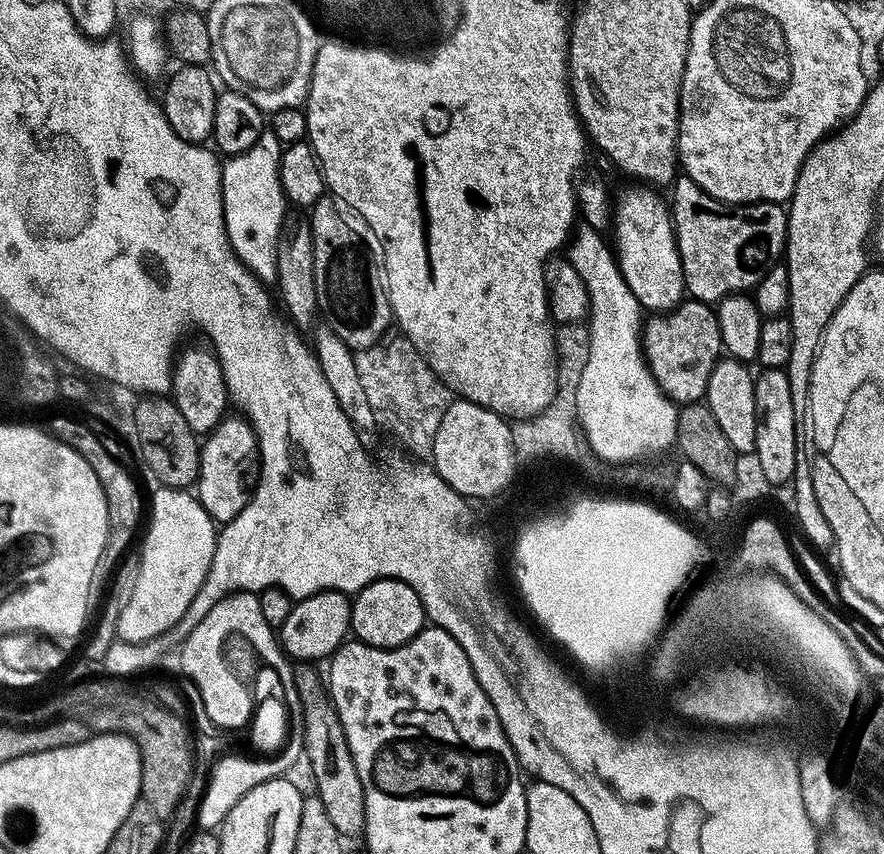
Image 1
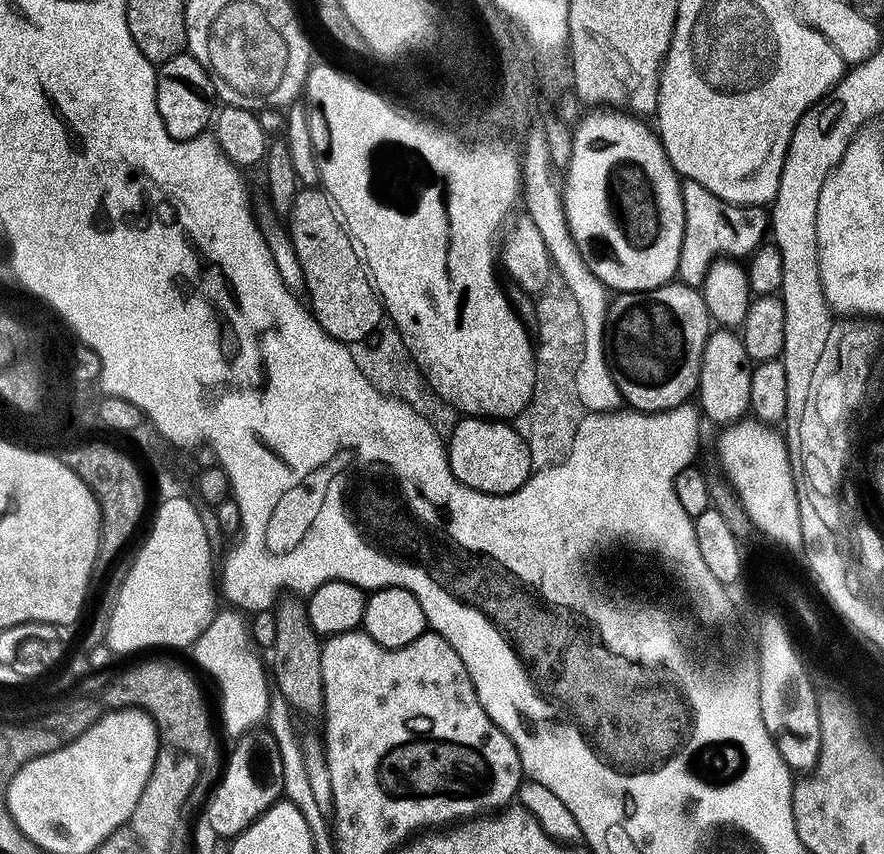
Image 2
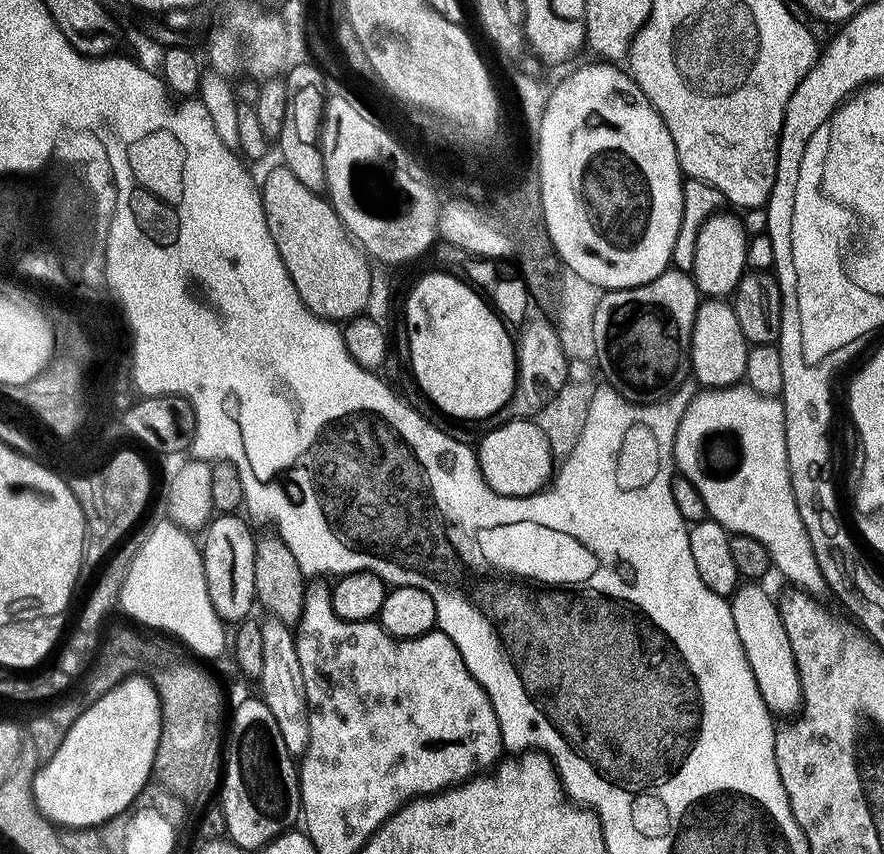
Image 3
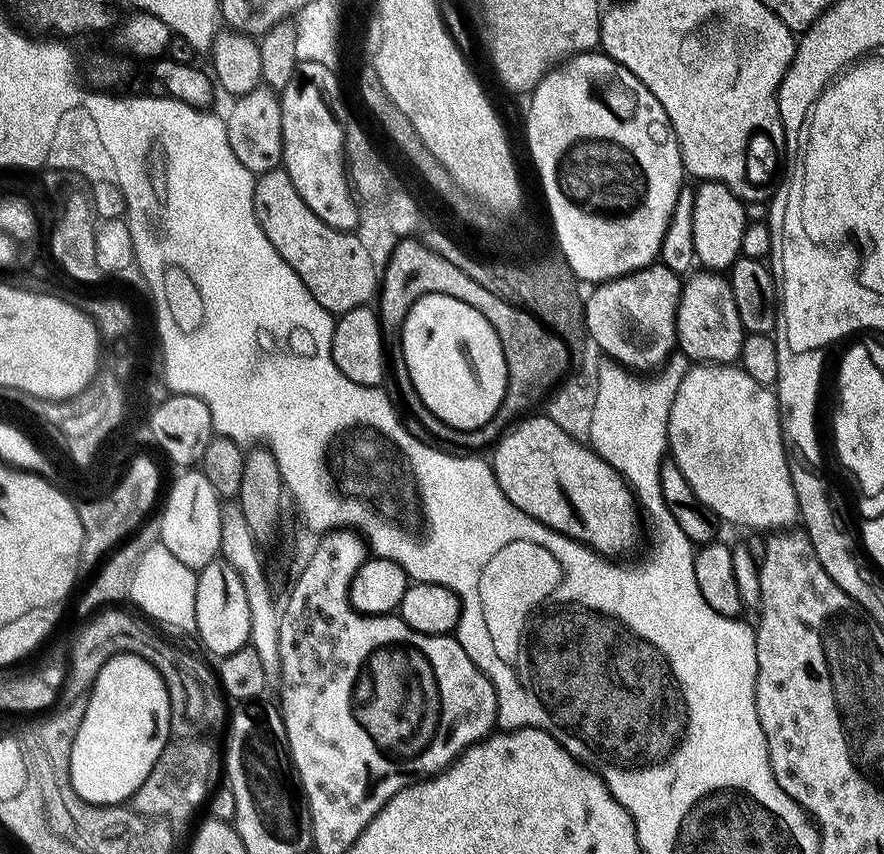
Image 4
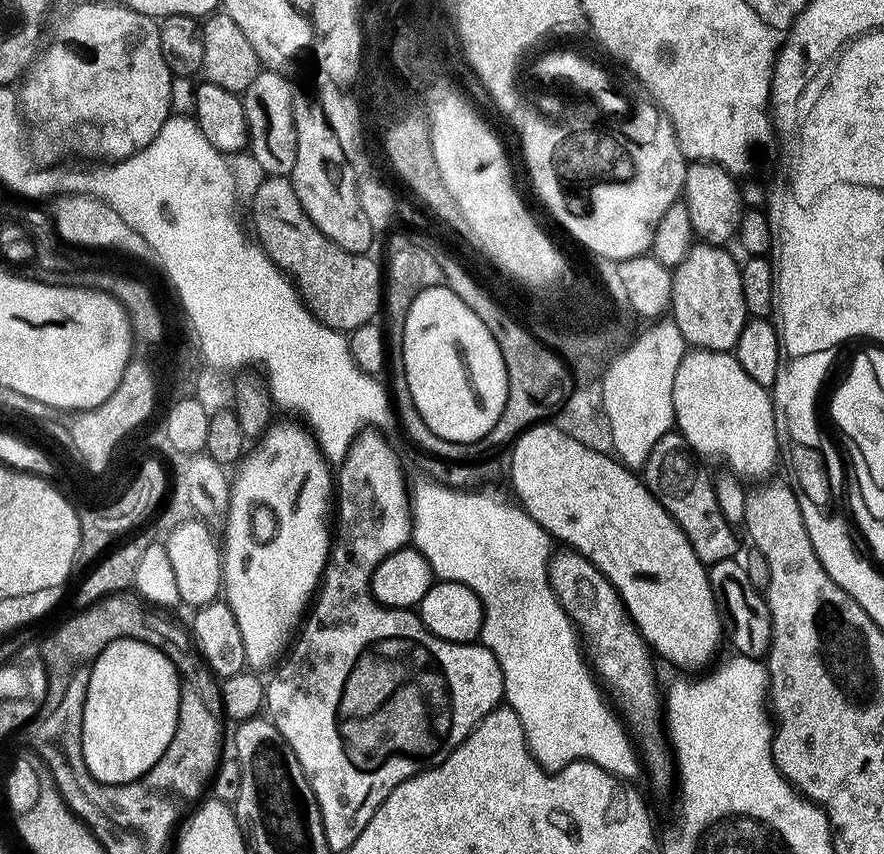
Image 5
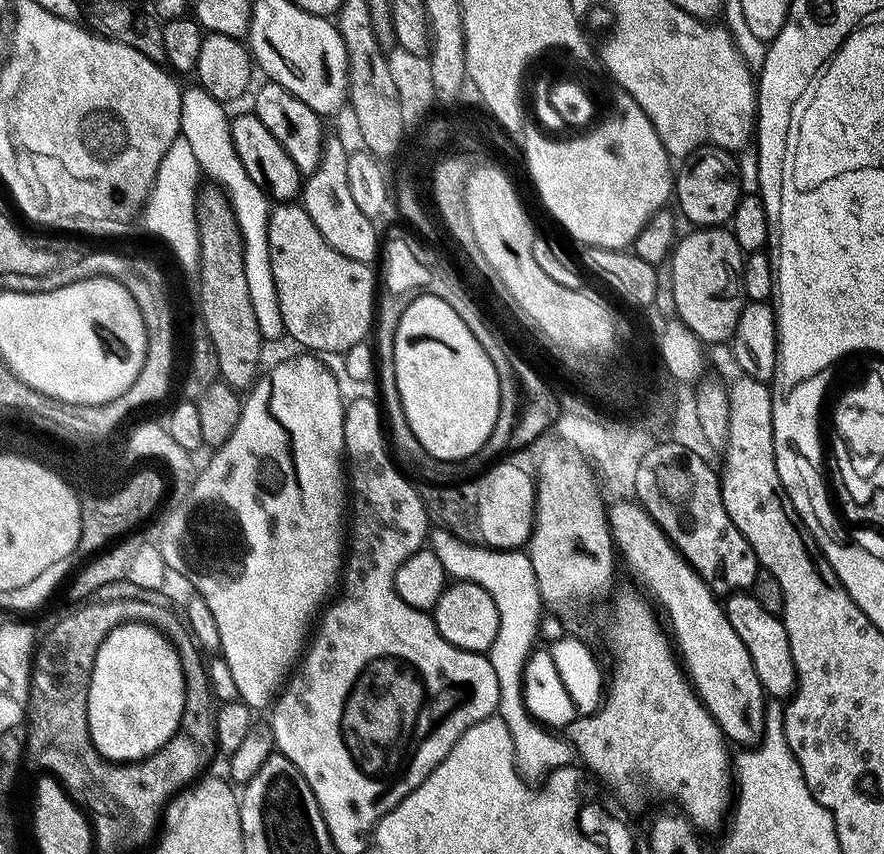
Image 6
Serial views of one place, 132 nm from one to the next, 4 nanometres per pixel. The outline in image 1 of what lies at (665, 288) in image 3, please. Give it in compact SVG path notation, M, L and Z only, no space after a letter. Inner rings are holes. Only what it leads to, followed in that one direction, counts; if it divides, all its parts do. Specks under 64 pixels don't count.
M688 298L671 312L649 315L643 321L642 347L649 371L669 400L680 406L703 401L710 374L722 356L718 318L713 305Z

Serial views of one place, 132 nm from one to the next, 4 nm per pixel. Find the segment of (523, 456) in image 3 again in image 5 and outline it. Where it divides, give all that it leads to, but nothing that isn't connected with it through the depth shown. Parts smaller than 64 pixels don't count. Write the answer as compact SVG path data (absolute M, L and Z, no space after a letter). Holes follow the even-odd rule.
M552 422L525 428L510 451L512 461L508 468L512 471L512 488L516 491L519 507L531 520L538 522L553 541L561 540L564 543L561 545L587 558L616 587L625 610L653 653L665 656L680 668L711 665L720 648L720 635L723 632L725 635L726 628L710 590L708 568L698 554L694 554L686 534L667 510L648 493L641 477L633 469L625 468L619 459L570 438Z

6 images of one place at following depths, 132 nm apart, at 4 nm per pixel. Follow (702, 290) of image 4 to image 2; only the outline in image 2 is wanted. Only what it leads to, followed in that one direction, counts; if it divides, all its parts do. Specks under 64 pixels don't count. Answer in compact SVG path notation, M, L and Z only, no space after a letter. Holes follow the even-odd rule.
M712 330L702 354L700 387L698 389L698 407L705 417L708 416L716 426L727 426L745 419L749 411L750 378L753 365L742 346L739 335L732 330ZM700 396L700 400L699 400Z

